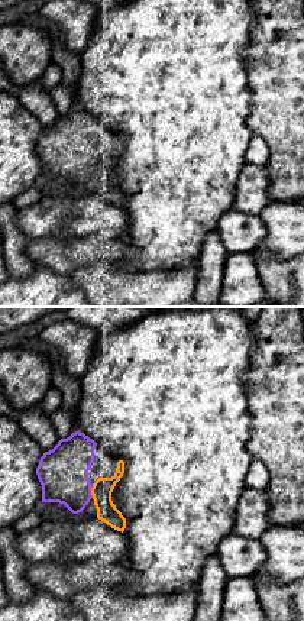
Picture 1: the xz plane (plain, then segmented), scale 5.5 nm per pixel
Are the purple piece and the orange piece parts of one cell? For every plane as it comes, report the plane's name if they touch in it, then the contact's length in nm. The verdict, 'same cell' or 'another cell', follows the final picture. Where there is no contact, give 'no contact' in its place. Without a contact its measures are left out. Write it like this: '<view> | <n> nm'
xz | 60 nm

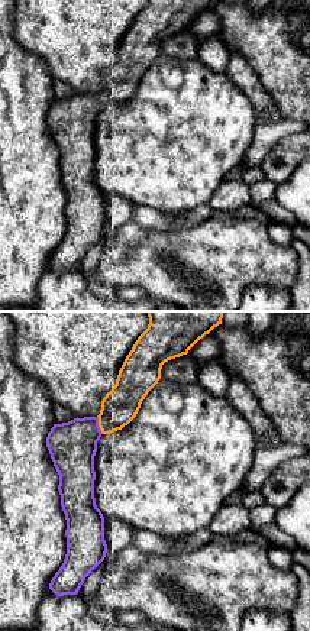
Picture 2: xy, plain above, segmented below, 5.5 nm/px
xy | 110 nm

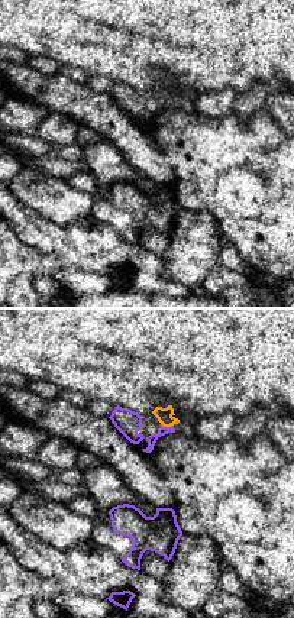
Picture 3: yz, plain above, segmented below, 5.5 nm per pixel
yz | 60 nm

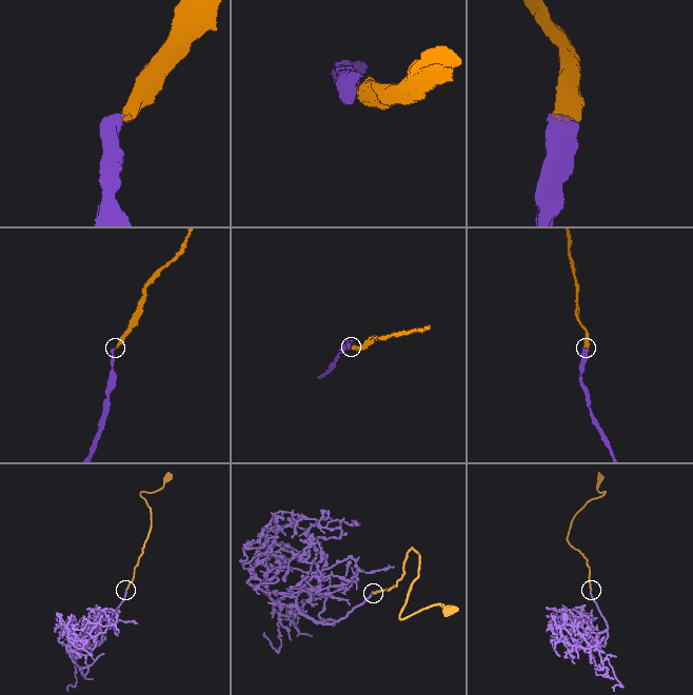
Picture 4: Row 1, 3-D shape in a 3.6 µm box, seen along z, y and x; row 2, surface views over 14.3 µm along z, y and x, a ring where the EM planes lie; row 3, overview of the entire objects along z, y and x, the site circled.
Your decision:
same cell

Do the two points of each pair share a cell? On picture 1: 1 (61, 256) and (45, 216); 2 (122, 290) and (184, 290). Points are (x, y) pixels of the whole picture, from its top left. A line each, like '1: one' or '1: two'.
1: two
2: one

